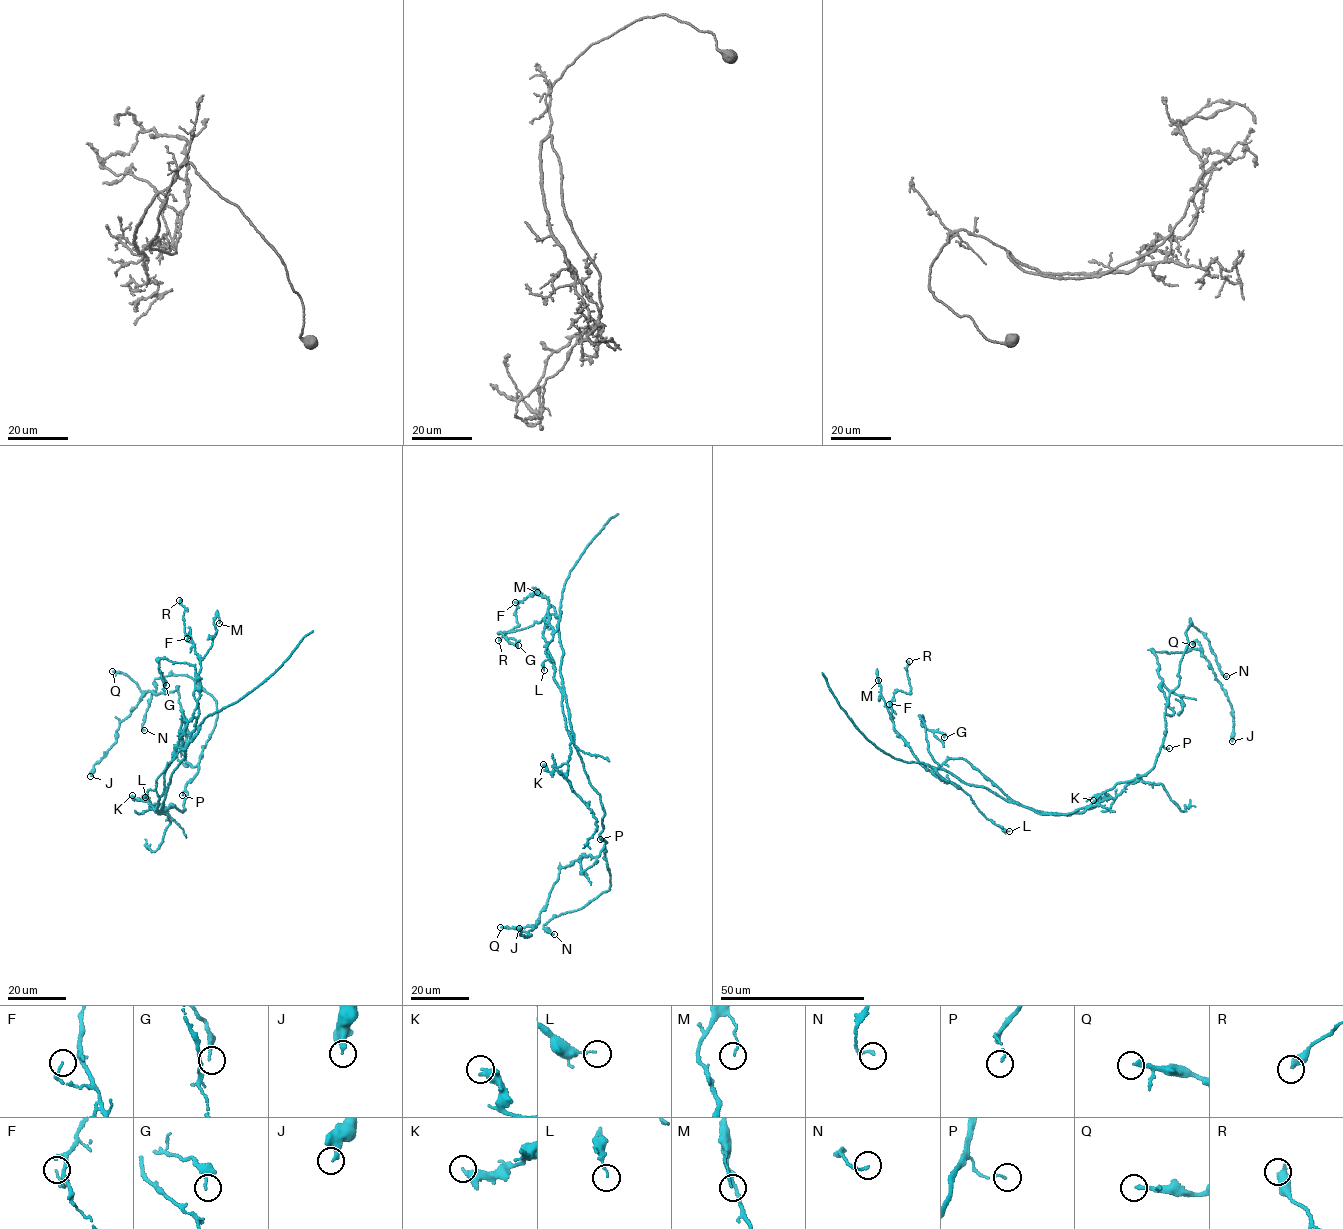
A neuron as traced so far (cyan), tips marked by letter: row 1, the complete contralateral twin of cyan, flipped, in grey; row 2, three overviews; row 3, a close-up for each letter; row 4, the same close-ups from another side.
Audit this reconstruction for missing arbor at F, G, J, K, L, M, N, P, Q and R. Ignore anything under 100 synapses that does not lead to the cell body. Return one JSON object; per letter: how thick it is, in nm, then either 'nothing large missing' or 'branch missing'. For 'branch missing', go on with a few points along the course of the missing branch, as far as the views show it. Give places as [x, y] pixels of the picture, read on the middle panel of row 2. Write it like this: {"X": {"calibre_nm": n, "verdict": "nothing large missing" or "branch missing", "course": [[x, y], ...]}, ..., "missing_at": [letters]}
{"F": {"calibre_nm": 130, "verdict": "nothing large missing"}, "G": {"calibre_nm": 100, "verdict": "nothing large missing"}, "J": {"calibre_nm": 300, "verdict": "nothing large missing"}, "K": {"calibre_nm": 400, "verdict": "nothing large missing"}, "L": {"calibre_nm": 110, "verdict": "nothing large missing"}, "M": {"calibre_nm": 110, "verdict": "nothing large missing"}, "N": {"calibre_nm": 150, "verdict": "nothing large missing"}, "P": {"calibre_nm": 100, "verdict": "nothing large missing"}, "Q": {"calibre_nm": 220, "verdict": "nothing large missing"}, "R": {"calibre_nm": 440, "verdict": "nothing large missing"}, "missing_at": []}

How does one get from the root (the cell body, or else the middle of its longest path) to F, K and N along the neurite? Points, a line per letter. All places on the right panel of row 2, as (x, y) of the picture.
F: (1106, 791), (1071, 813), (1044, 814), (1013, 801), (964, 759), (948, 758), (927, 770), (894, 729), (889, 704)
K: (1106, 791), (1085, 808), (1066, 814), (1031, 809), (1070, 815), (1091, 809), (1103, 799), (1093, 800)
N: (1106, 791), (1144, 776), (1154, 766), (1166, 730), (1167, 700), (1178, 685), (1189, 619), (1208, 640), (1226, 676)

